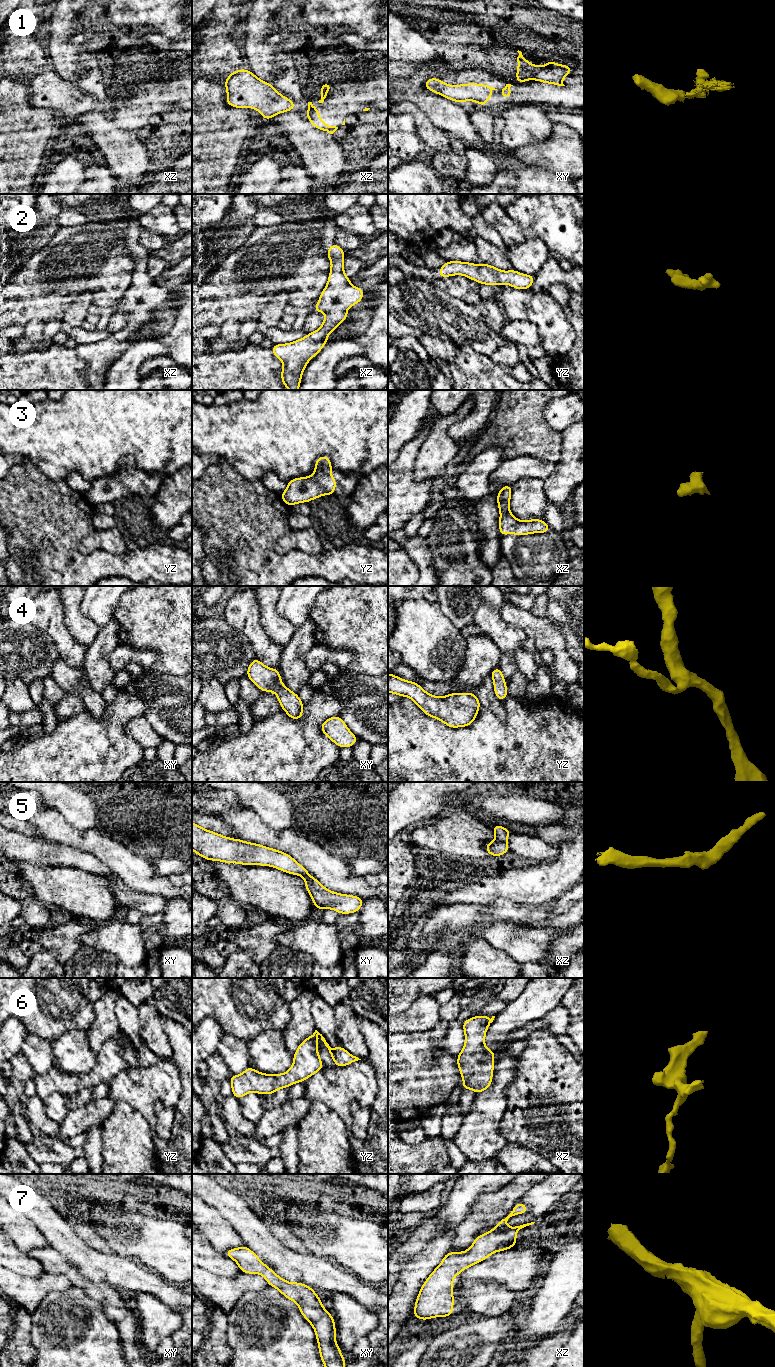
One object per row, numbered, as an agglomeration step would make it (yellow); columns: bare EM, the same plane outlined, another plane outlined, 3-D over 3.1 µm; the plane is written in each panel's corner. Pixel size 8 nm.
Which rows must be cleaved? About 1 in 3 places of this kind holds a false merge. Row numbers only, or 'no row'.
no row

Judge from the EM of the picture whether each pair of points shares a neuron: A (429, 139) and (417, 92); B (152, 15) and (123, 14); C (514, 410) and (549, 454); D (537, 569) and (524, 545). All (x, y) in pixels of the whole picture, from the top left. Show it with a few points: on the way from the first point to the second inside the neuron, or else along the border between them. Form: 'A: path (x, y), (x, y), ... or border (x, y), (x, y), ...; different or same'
A: border (431, 122), (448, 133); different
B: path (145, 14), (130, 14); same
C: path (519, 421), (541, 443); same
D: path (536, 563), (536, 557), (530, 551); same

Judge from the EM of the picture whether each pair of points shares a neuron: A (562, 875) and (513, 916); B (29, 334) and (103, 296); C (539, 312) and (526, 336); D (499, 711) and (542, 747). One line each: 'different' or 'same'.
A: different
B: different
C: different
D: different

